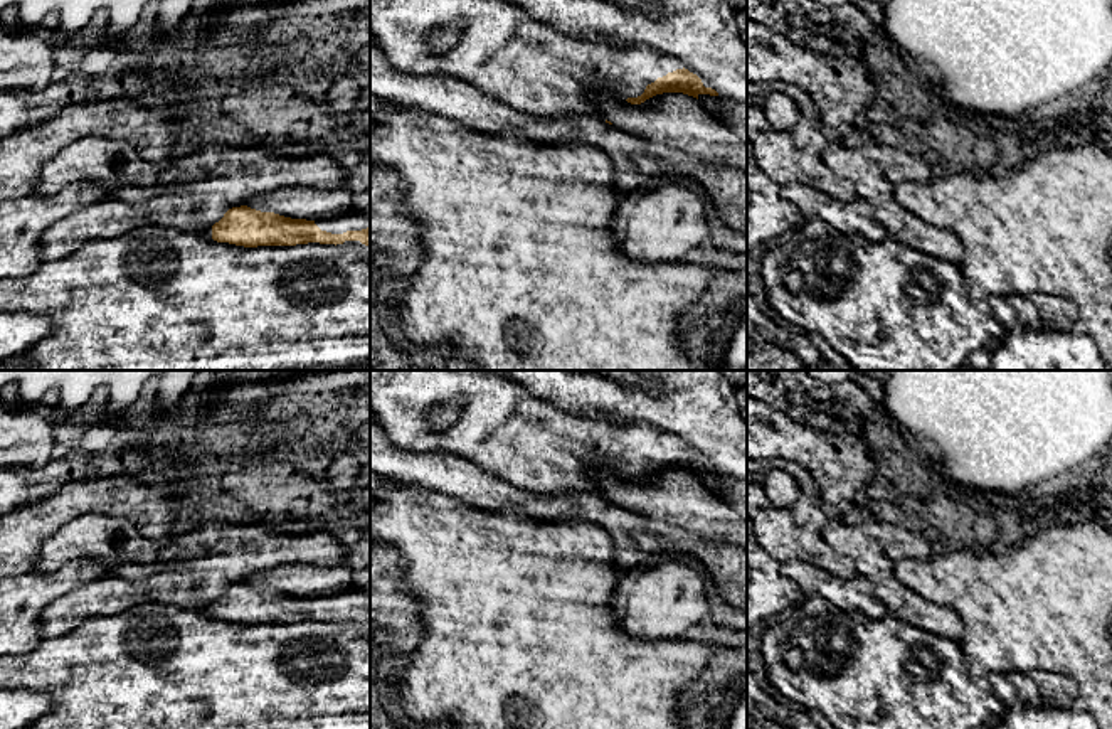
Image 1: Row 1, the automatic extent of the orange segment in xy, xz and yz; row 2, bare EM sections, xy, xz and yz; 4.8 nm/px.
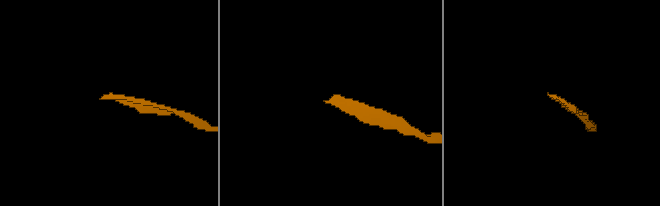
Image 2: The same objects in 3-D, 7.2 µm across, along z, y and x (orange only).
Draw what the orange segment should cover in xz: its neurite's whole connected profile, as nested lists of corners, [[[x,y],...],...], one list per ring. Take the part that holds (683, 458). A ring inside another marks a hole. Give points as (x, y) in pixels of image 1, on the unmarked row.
[[[370,370],[370,409],[379,418],[392,443],[404,450],[449,451],[481,466],[520,490],[532,493],[584,492],[606,498],[599,475],[611,471],[631,482],[663,470],[683,470],[698,476],[700,471],[718,473],[705,465],[702,456],[690,450],[678,436],[648,424],[612,424],[602,418],[587,418],[560,409],[553,402],[535,396],[527,386],[515,380],[508,370]],[[444,402],[463,402],[456,419],[444,429],[432,429],[429,412]]]

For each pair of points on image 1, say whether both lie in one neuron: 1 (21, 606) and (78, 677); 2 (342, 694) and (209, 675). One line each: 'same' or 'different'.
1: different
2: same

